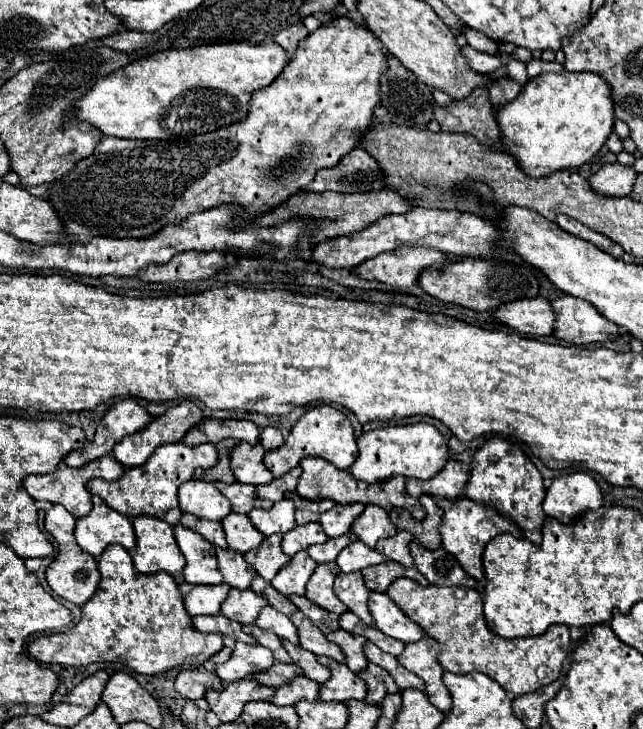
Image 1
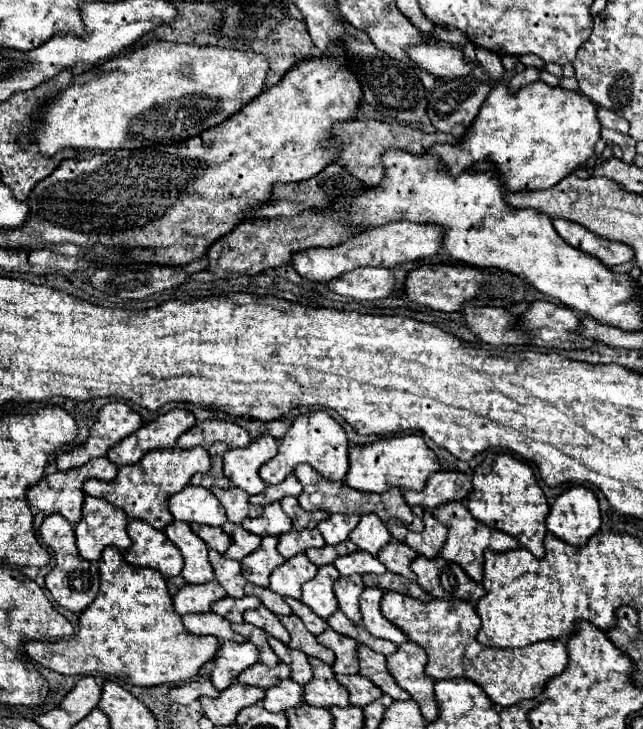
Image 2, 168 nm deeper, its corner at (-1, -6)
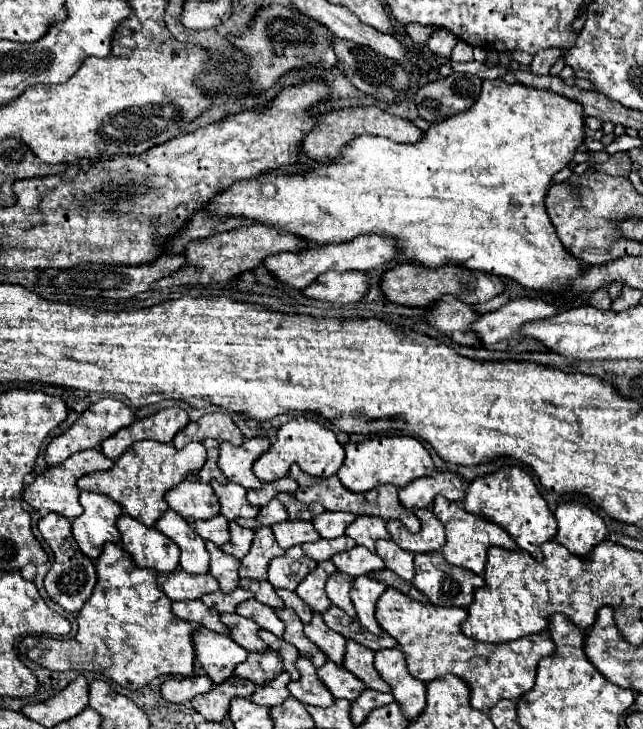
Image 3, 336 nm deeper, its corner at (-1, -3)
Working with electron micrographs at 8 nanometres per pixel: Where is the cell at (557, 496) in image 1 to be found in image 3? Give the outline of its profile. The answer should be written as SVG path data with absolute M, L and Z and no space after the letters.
M560 503L554 515L558 521L556 541L576 557L586 557L606 539L606 525L602 517L584 503Z

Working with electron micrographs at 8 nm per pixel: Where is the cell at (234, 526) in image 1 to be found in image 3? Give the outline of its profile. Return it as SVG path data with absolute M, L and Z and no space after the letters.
M230 523L230 543L226 543L226 545L222 545L220 549L224 551L224 553L228 553L228 555L234 555L236 559L242 559L246 553L248 553L248 549L250 549L250 545L252 545L252 537L254 537L254 531L252 529L246 529L246 527L240 527L238 523Z

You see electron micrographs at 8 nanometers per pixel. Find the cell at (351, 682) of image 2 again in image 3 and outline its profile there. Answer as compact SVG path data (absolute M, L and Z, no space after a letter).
M326 661L326 665L318 669L318 679L330 689L334 697L342 697L348 701L354 701L366 689L366 685L360 679L356 679L342 667L338 669L338 665L332 661Z

